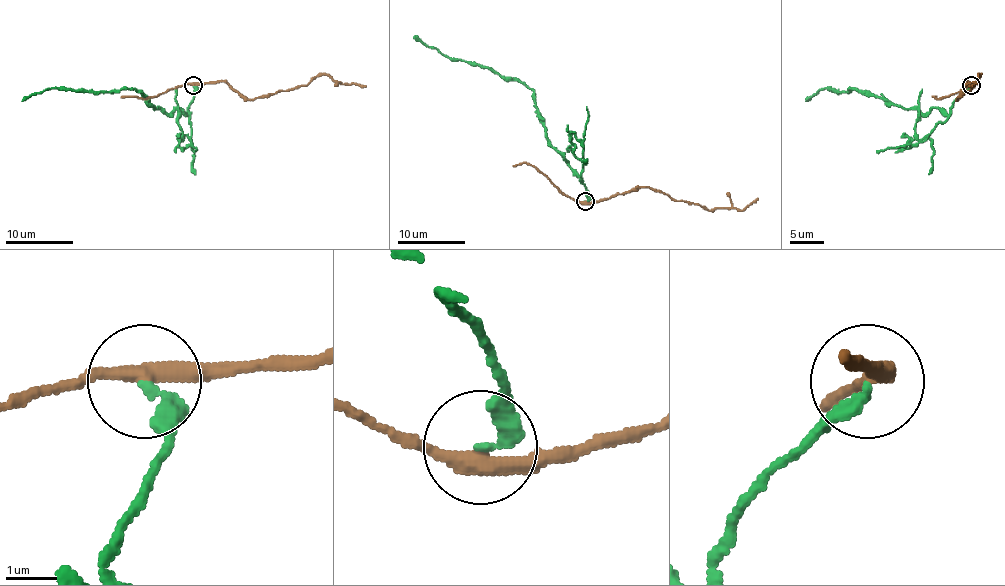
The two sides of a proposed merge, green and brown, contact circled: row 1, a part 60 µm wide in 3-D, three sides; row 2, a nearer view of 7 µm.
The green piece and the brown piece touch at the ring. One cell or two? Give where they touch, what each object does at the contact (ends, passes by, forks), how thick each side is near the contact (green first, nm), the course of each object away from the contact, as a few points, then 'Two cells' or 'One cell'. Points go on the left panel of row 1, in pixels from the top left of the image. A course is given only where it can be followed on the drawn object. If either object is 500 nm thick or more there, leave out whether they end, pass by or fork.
Place: (193, 85). At the ring green ends. At the ring brown passes by. Thickness 200 nm (green) against 320 nm. Course of green: (193, 84), (185, 113), (158, 110), (126, 89), (51, 88), (21, 101). Course of brown: (193, 84), (223, 81), (249, 99), (304, 86), (318, 76), (328, 74), (335, 81), (365, 86). Two cells

